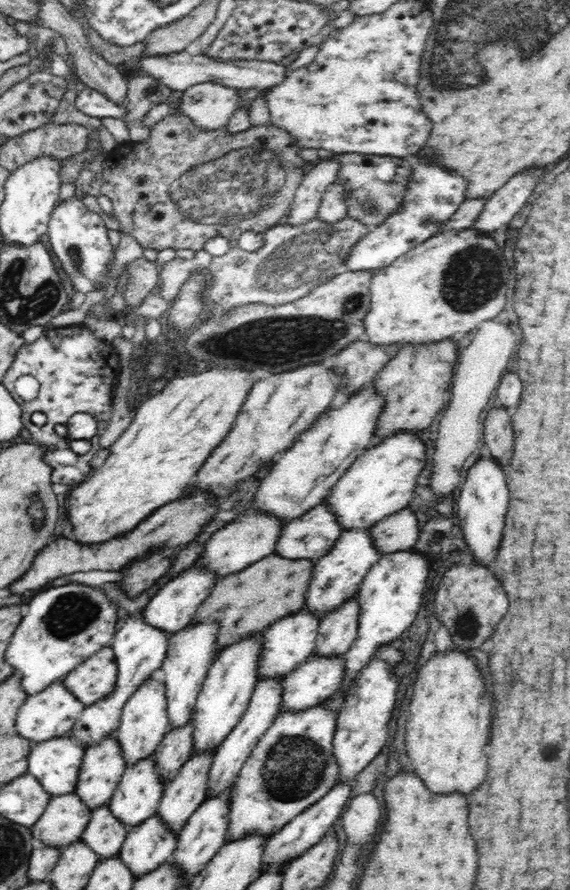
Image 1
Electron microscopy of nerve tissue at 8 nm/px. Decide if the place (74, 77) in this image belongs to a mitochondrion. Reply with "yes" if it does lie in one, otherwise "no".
no

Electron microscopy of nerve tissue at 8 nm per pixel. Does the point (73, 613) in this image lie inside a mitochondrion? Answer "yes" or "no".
yes

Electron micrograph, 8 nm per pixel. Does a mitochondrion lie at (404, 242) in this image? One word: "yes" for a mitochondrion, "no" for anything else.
no

